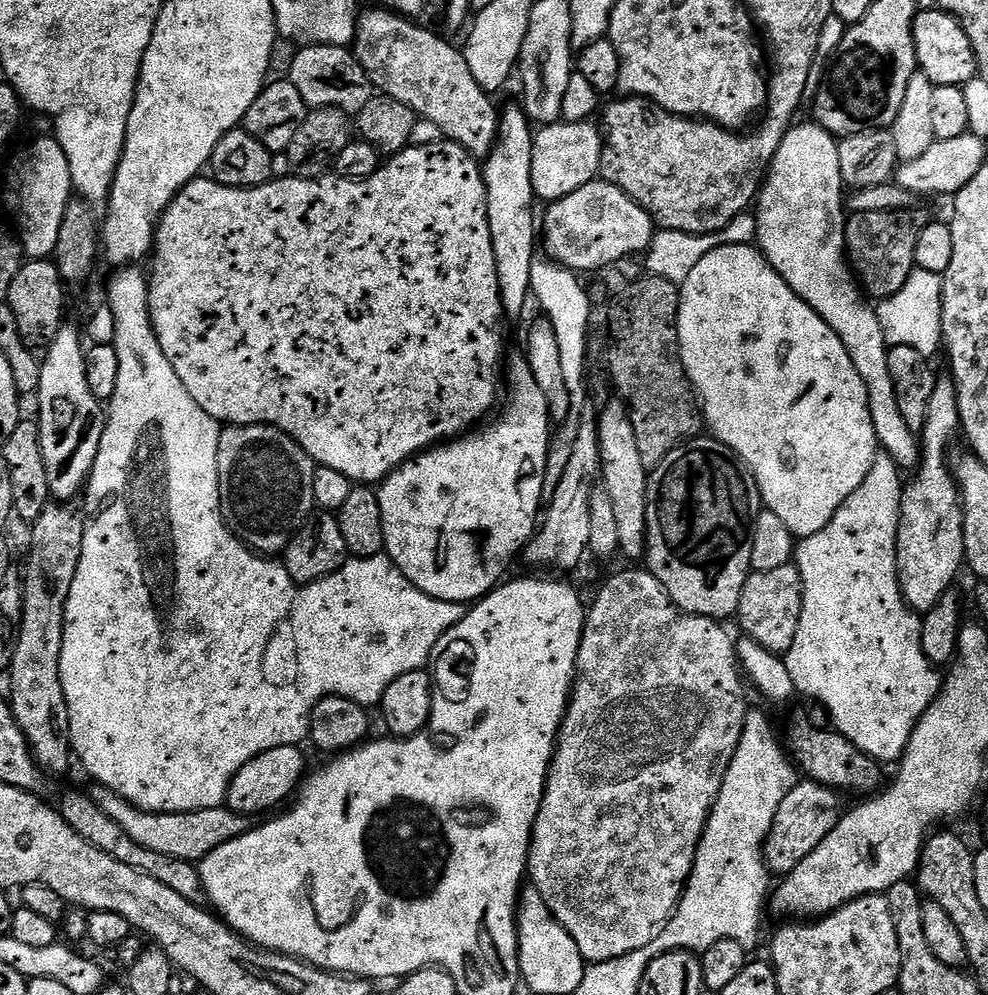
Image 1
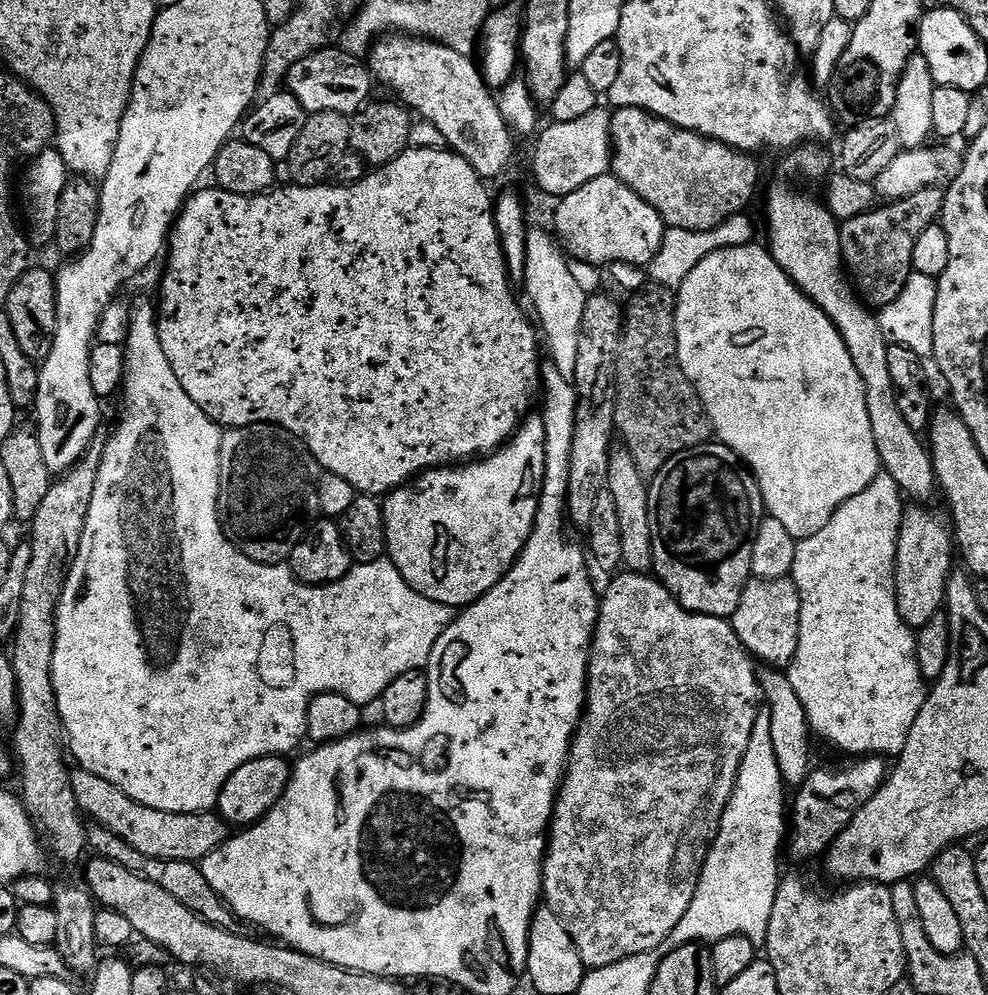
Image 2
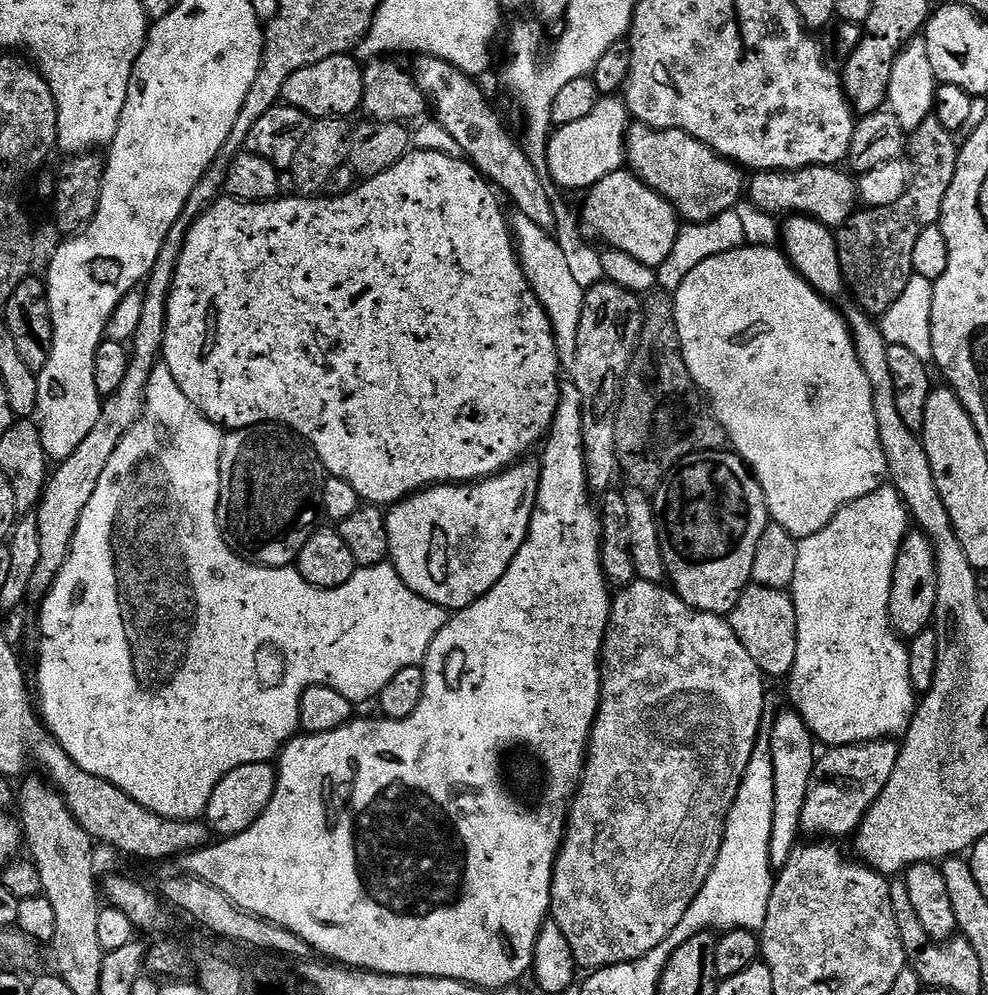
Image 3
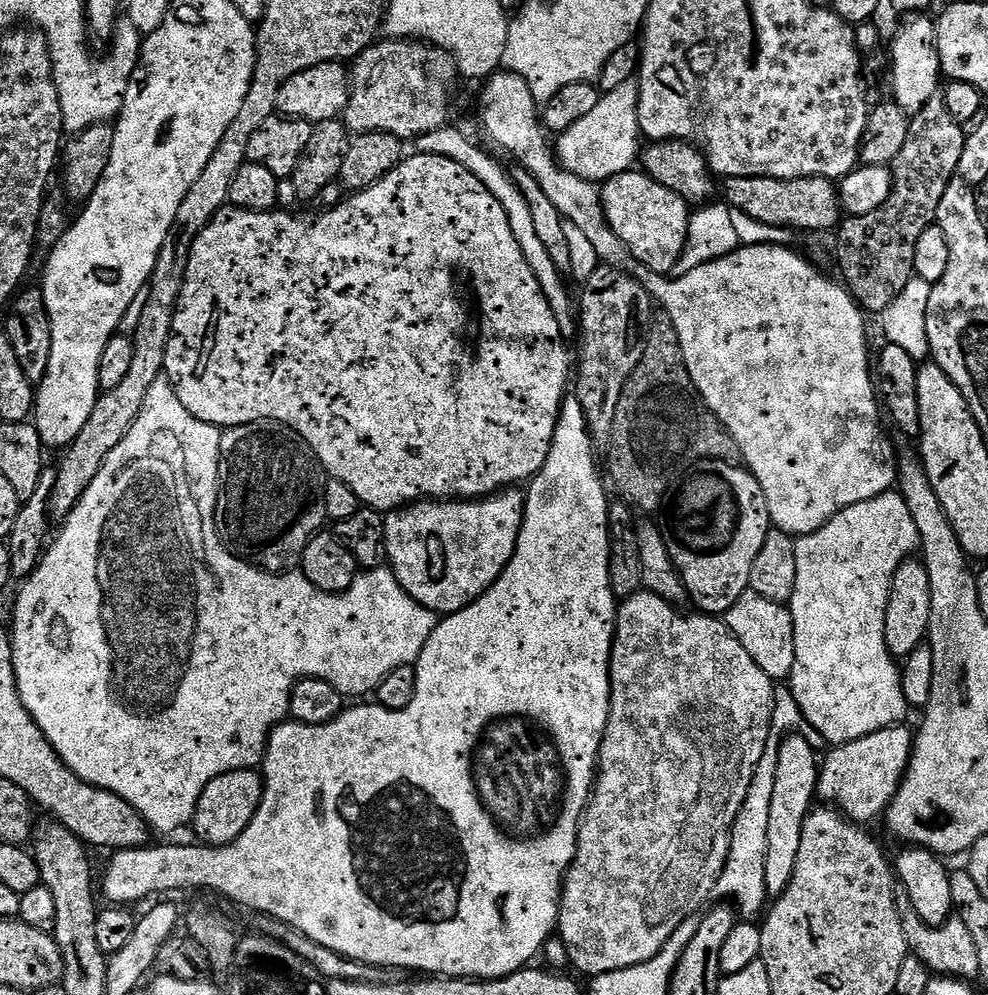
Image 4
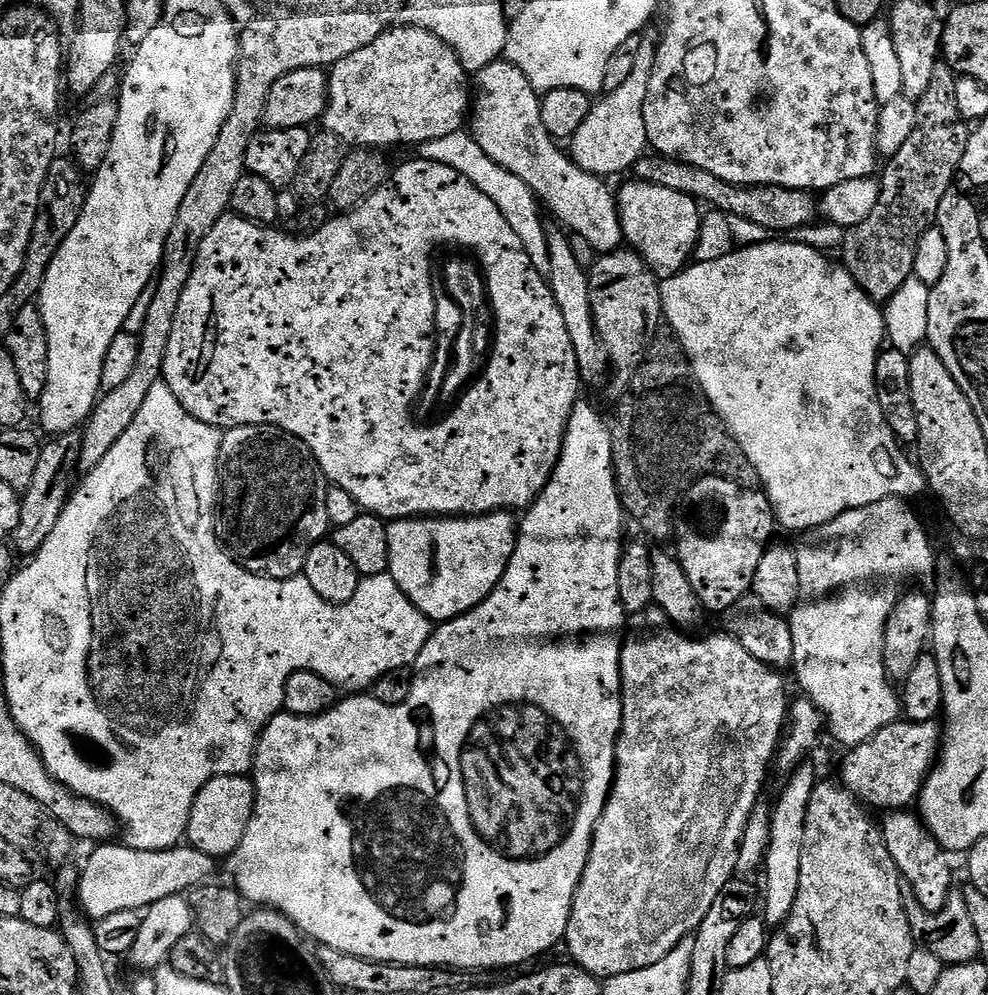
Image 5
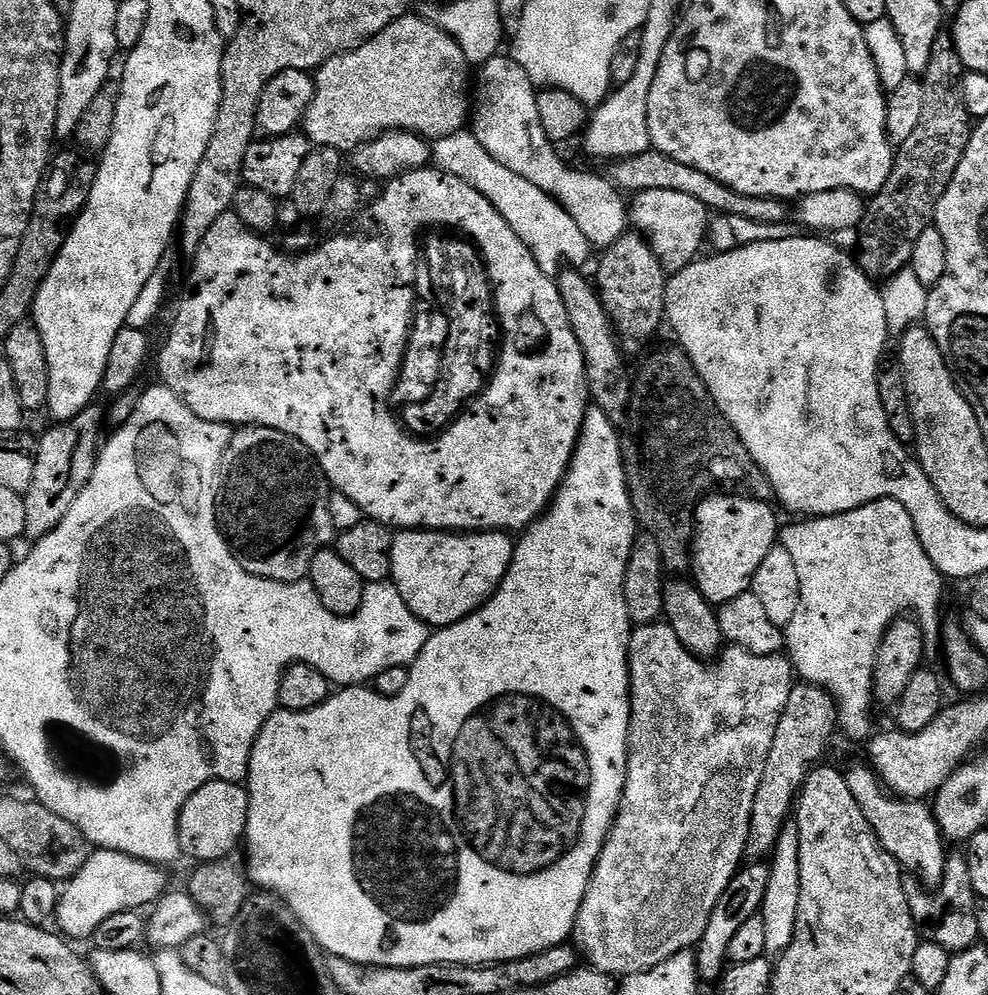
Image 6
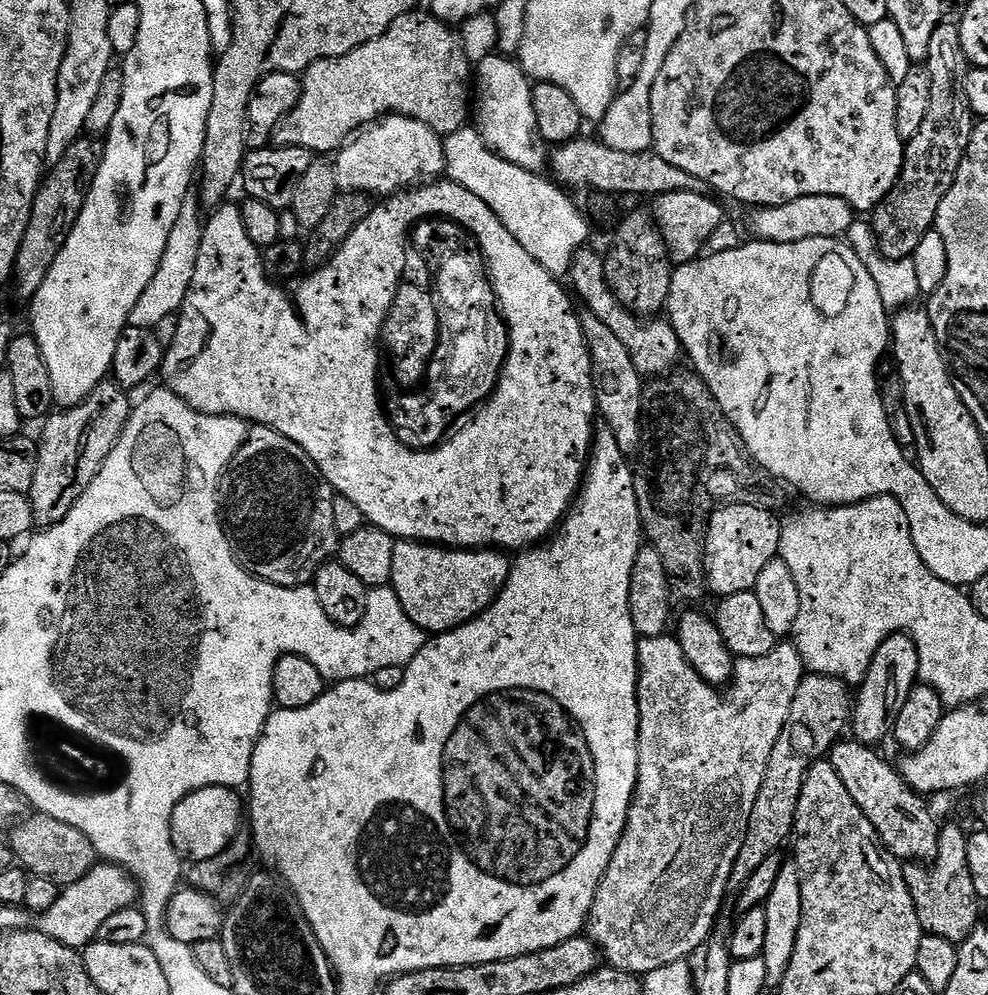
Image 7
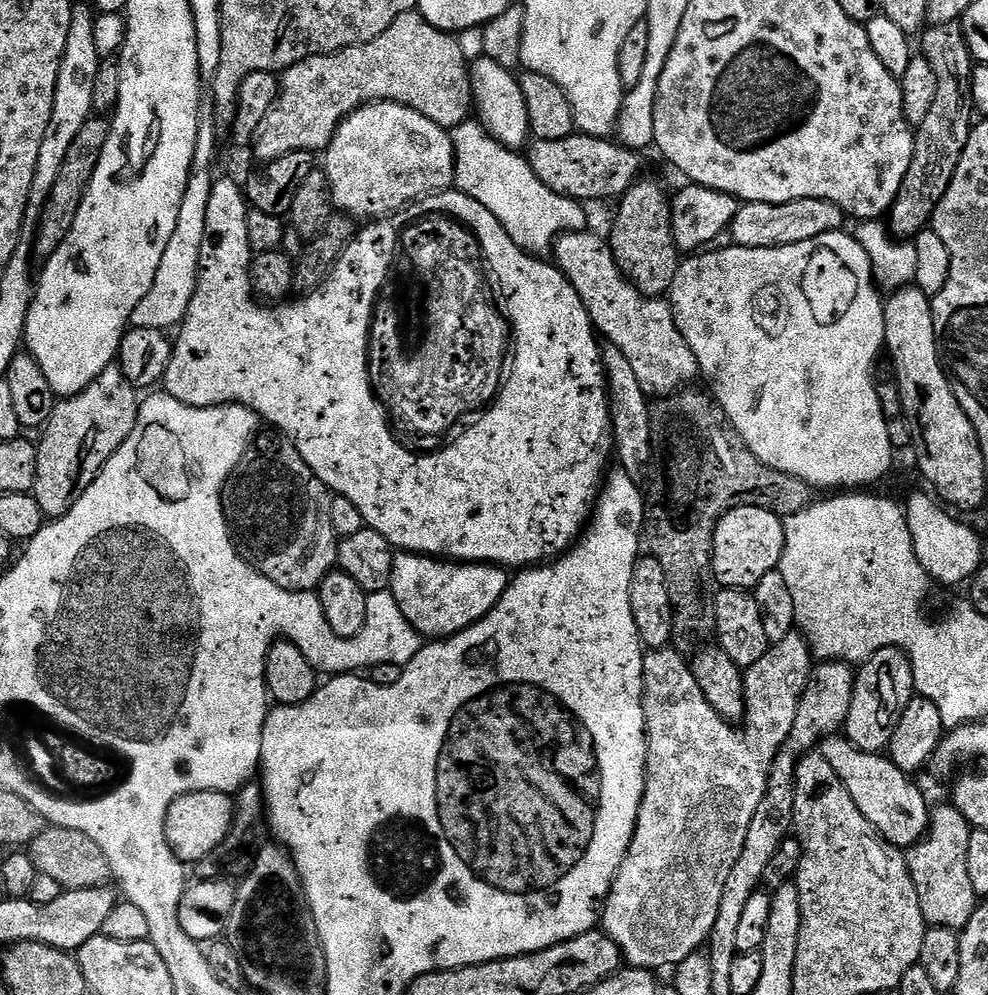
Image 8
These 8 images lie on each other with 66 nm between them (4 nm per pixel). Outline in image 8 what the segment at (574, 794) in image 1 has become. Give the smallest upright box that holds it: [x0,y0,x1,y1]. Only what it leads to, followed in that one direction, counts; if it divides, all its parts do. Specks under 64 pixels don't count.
[602,630,814,970]

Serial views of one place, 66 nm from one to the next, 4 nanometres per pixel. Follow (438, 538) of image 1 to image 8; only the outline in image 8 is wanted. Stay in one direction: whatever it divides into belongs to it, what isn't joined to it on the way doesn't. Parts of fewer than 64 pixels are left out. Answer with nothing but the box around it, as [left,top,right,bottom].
[391,552,509,638]

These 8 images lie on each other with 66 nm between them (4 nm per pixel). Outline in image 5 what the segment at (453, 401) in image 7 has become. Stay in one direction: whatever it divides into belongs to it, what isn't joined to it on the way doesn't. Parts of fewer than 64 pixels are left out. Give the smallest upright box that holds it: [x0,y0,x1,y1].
[441,259,492,398]

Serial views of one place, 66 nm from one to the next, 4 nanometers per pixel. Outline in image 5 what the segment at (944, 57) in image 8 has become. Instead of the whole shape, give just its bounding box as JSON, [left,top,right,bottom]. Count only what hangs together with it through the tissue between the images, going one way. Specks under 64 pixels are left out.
[842,62,969,302]

